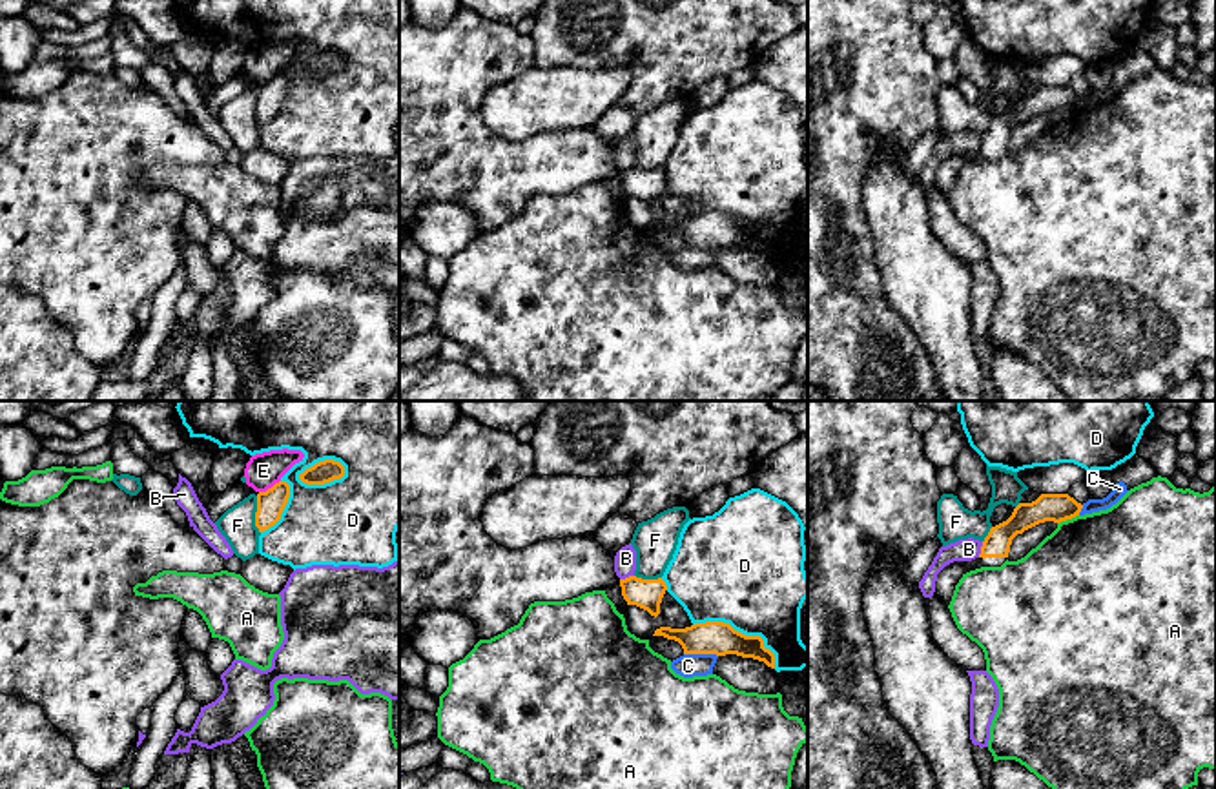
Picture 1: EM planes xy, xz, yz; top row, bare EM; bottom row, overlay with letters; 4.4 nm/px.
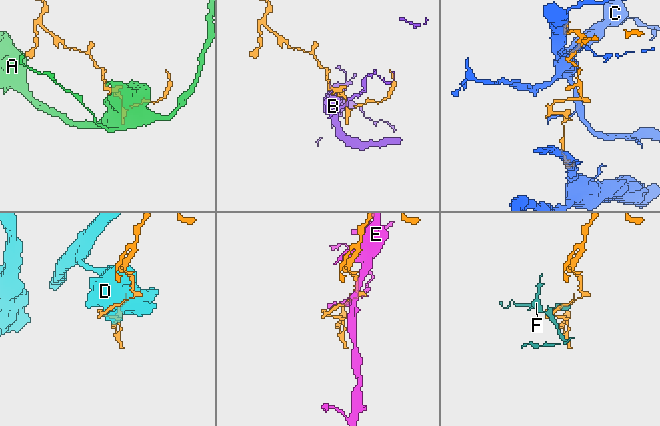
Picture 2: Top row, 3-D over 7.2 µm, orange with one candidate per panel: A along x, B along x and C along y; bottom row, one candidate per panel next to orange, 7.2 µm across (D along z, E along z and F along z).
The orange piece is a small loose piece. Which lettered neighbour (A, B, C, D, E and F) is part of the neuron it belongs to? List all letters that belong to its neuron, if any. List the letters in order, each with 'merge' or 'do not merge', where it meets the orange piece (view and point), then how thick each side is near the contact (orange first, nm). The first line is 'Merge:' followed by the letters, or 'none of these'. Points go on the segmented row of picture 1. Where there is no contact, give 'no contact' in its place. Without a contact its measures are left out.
Merge: none of these
A: do not merge; contact yz (1067, 518); calibres 130 and 480 nm
B: do not merge; contact yz (981, 549); calibres 120 and 100 nm
C: do not merge; contact xz (700, 653); calibres 150 and 110 nm
D: do not merge; contact xy (321, 461); calibres 100 and 460 nm
E: do not merge; contact xy (268, 489); calibres 120 and 160 nm
F: do not merge; contact xy (256, 514); calibres 120 and 160 nm

